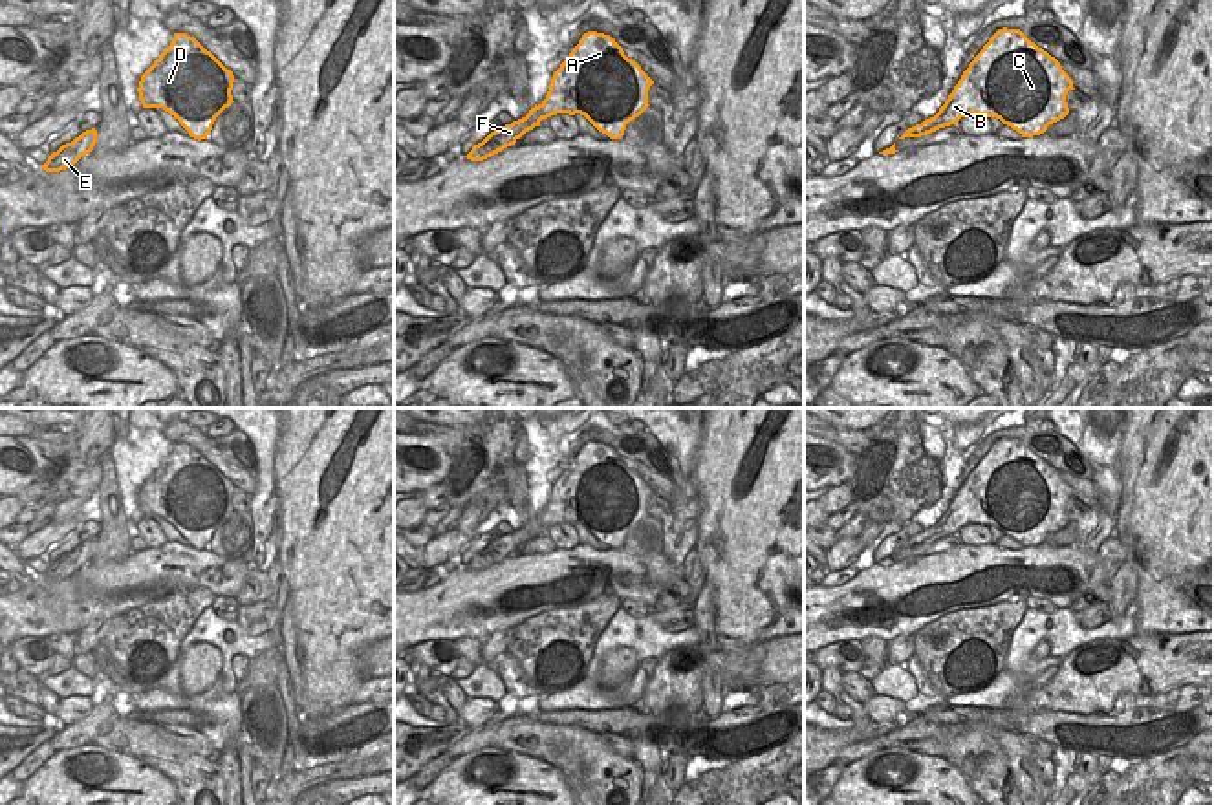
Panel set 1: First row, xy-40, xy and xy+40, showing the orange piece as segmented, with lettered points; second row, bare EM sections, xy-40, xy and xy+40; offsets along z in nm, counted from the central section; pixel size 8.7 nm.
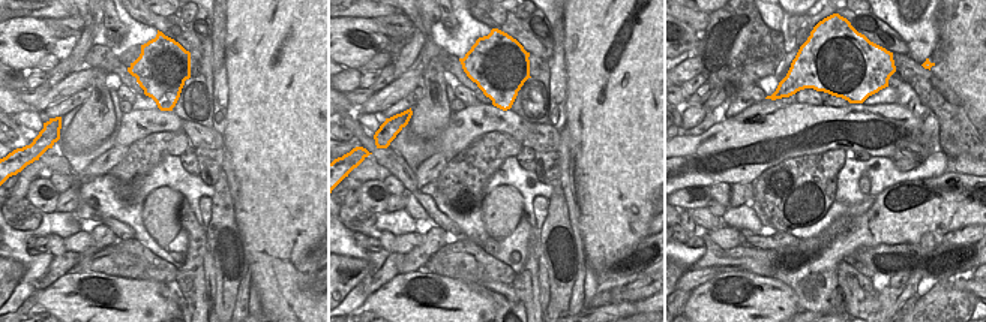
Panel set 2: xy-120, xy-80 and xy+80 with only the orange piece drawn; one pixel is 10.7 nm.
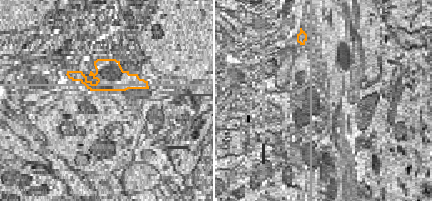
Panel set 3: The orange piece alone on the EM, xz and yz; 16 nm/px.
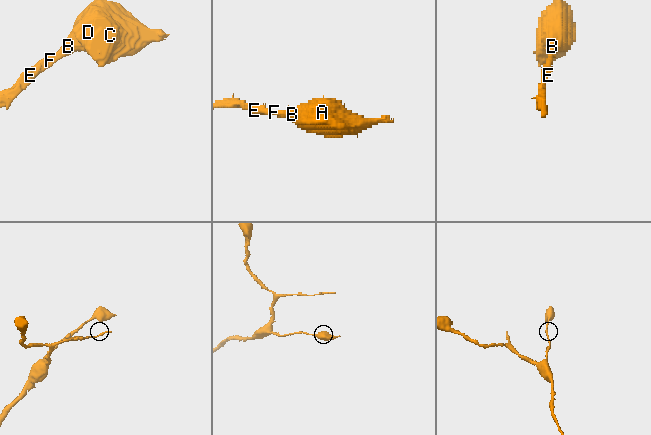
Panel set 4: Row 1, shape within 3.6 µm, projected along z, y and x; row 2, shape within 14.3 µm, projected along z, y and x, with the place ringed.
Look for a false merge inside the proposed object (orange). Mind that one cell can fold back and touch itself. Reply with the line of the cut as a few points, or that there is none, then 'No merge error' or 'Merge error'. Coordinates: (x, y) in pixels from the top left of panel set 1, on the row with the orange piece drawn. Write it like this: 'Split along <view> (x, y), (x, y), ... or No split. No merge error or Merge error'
No split. No merge error.

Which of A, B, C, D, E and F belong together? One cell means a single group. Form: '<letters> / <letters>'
A B C D E F

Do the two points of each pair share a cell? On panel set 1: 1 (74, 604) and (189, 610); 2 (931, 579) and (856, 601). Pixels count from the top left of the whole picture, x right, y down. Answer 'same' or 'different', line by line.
1: different
2: same

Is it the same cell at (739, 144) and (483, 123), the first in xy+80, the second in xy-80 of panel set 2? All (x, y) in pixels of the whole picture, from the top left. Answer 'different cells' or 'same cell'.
same cell

